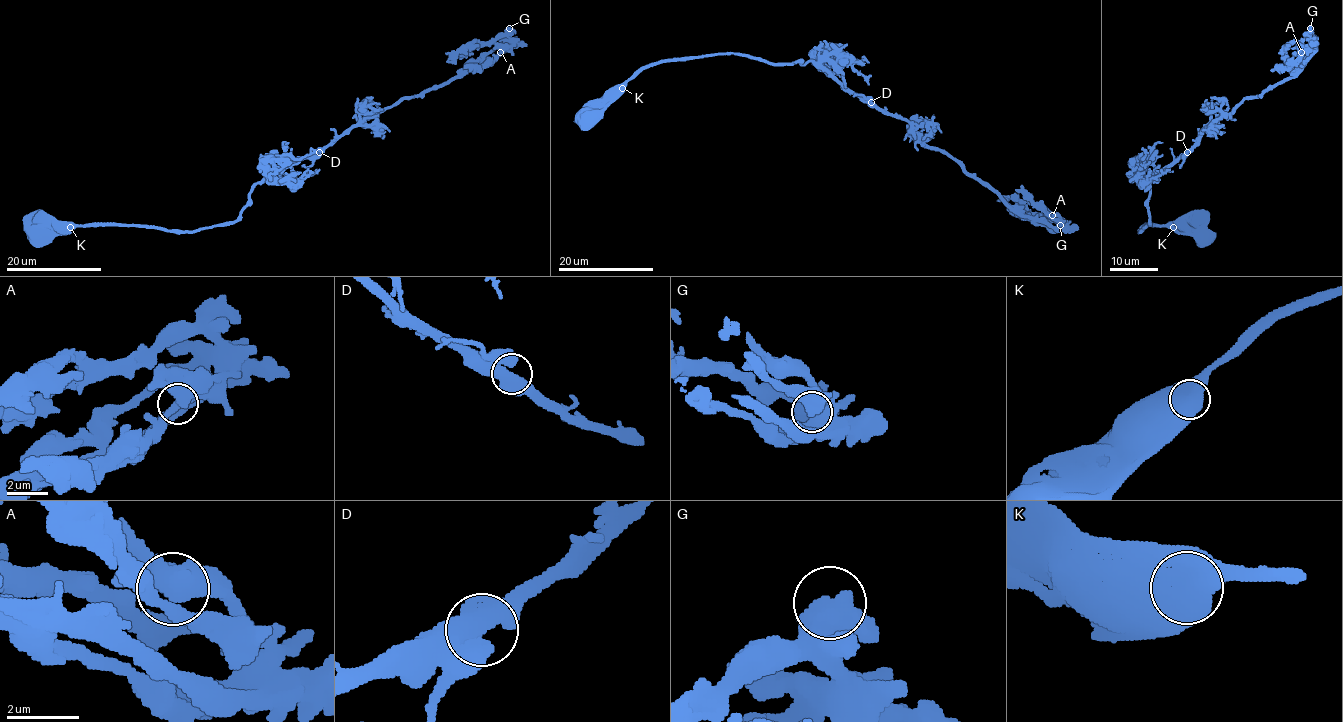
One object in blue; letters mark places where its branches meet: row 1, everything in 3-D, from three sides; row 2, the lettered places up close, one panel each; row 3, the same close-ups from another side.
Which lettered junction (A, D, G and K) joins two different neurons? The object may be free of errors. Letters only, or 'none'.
none

